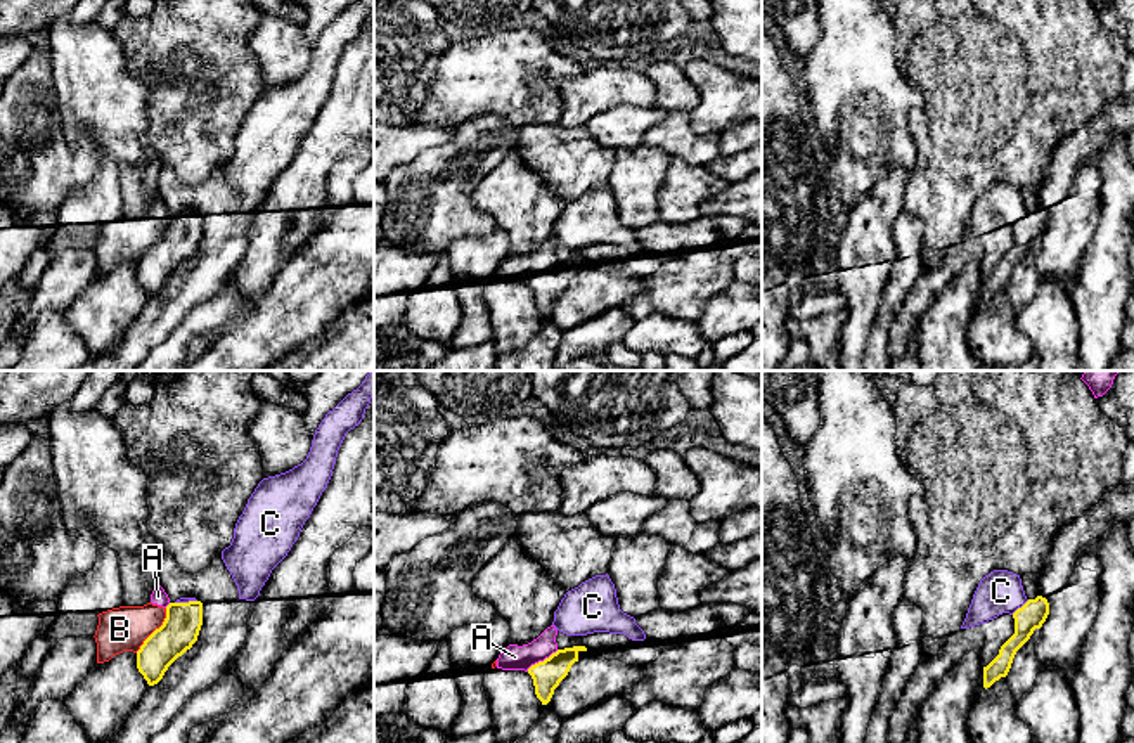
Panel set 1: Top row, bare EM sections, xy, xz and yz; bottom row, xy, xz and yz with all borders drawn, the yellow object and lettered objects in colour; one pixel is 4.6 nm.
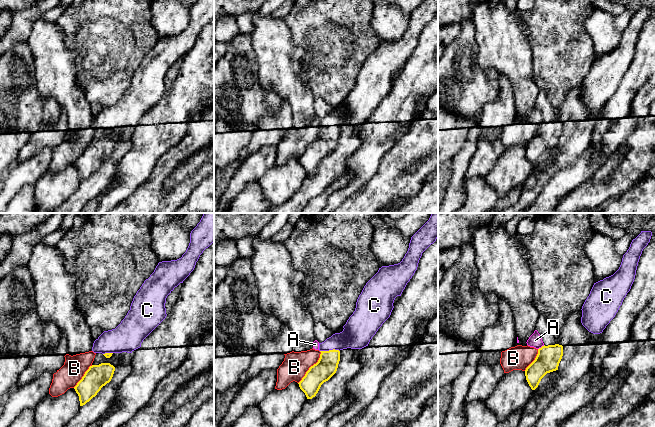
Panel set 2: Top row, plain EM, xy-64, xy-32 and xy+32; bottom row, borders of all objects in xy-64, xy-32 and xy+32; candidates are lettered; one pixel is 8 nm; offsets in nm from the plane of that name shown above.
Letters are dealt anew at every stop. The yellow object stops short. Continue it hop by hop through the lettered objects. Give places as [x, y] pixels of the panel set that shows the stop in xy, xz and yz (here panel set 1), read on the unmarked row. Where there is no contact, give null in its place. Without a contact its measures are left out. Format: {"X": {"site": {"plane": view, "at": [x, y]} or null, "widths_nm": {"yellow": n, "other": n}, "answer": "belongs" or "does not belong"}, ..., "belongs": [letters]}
{"A": {"site": {"plane": "xz", "at": [544, 272]}, "widths_nm": {"yellow": 140, "other": 120}, "answer": "does not belong"}, "B": {"site": {"plane": "xy", "at": [154, 243]}, "widths_nm": {"yellow": 170, "other": 200}, "answer": "does not belong"}, "C": {"site": {"plane": "yz", "at": [1022, 219]}, "widths_nm": {"yellow": 120, "other": 200}, "answer": "does not belong"}, "belongs": []}

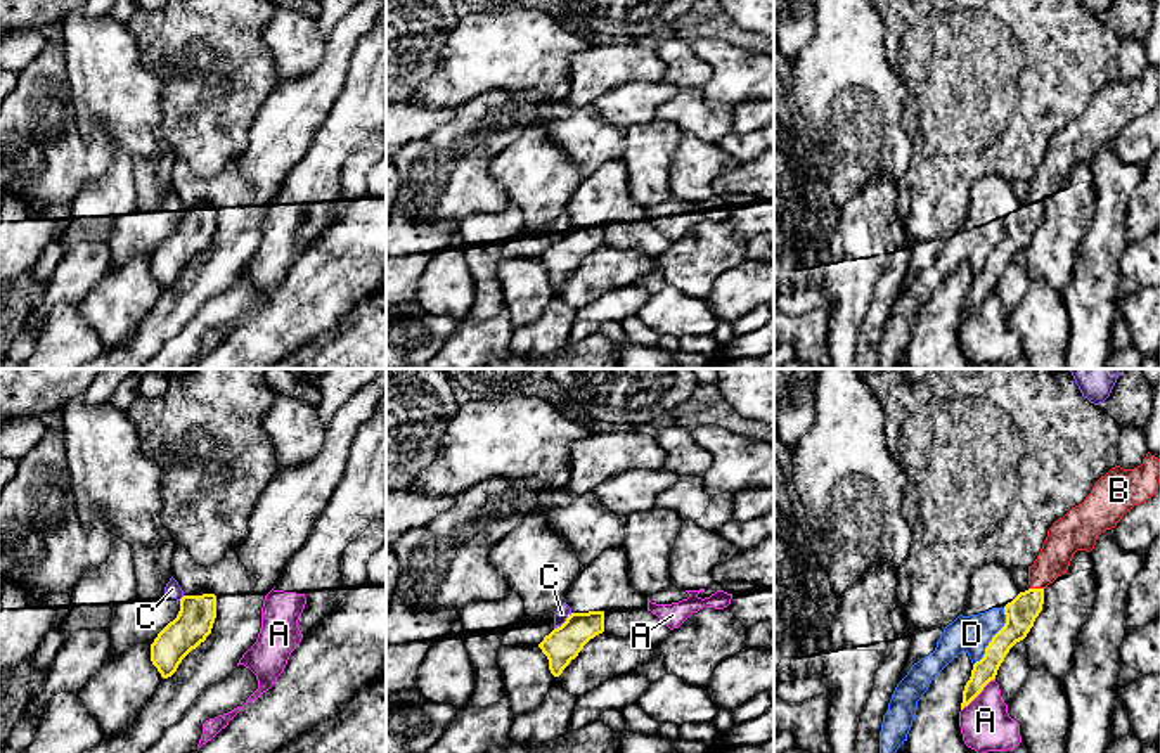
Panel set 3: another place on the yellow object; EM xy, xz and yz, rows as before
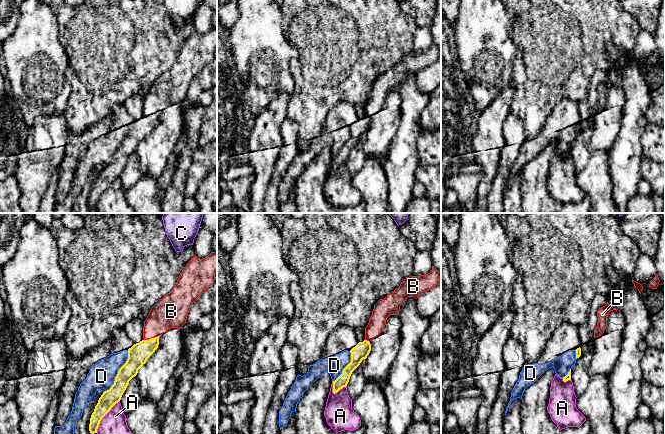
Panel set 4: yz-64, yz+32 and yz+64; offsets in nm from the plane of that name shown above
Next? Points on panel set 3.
{"A": {"site": {"plane": "yz", "at": [977, 307]}, "widths_nm": {"yellow": 110, "other": 240}, "answer": "does not belong"}, "B": {"site": {"plane": "yz", "at": [1037, 201]}, "widths_nm": {"yellow": 140, "other": 160}, "answer": "belongs"}, "C": {"site": {"plane": "xz", "at": [565, 234]}, "widths_nm": {"yellow": 160, "other": 70}, "answer": "does not belong"}, "D": {"site": {"plane": "yz", "at": [992, 250]}, "widths_nm": {"yellow": 140, "other": 180}, "answer": "does not belong"}, "belongs": ["B"]}

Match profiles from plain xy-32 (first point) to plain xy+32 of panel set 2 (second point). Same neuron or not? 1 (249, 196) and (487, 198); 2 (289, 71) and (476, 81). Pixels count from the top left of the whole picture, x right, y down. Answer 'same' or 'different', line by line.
1: same
2: different

